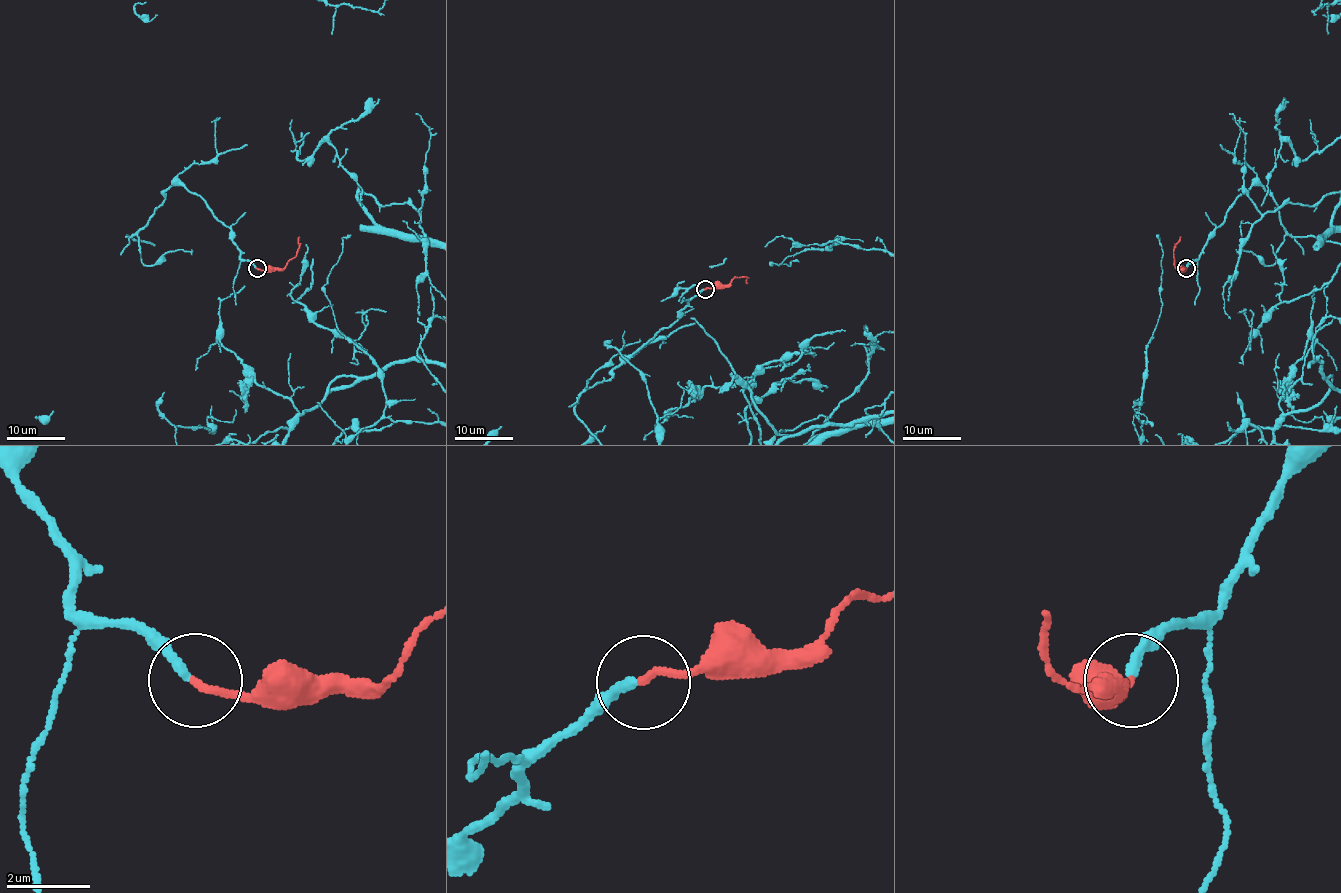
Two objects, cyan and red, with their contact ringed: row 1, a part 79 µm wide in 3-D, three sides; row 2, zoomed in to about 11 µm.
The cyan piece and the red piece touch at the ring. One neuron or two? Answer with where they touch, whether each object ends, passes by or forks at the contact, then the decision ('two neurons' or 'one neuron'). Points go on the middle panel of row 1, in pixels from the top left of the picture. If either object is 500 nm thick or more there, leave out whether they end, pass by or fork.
at (705, 289); cyan ends there; red ends there; one neuron

